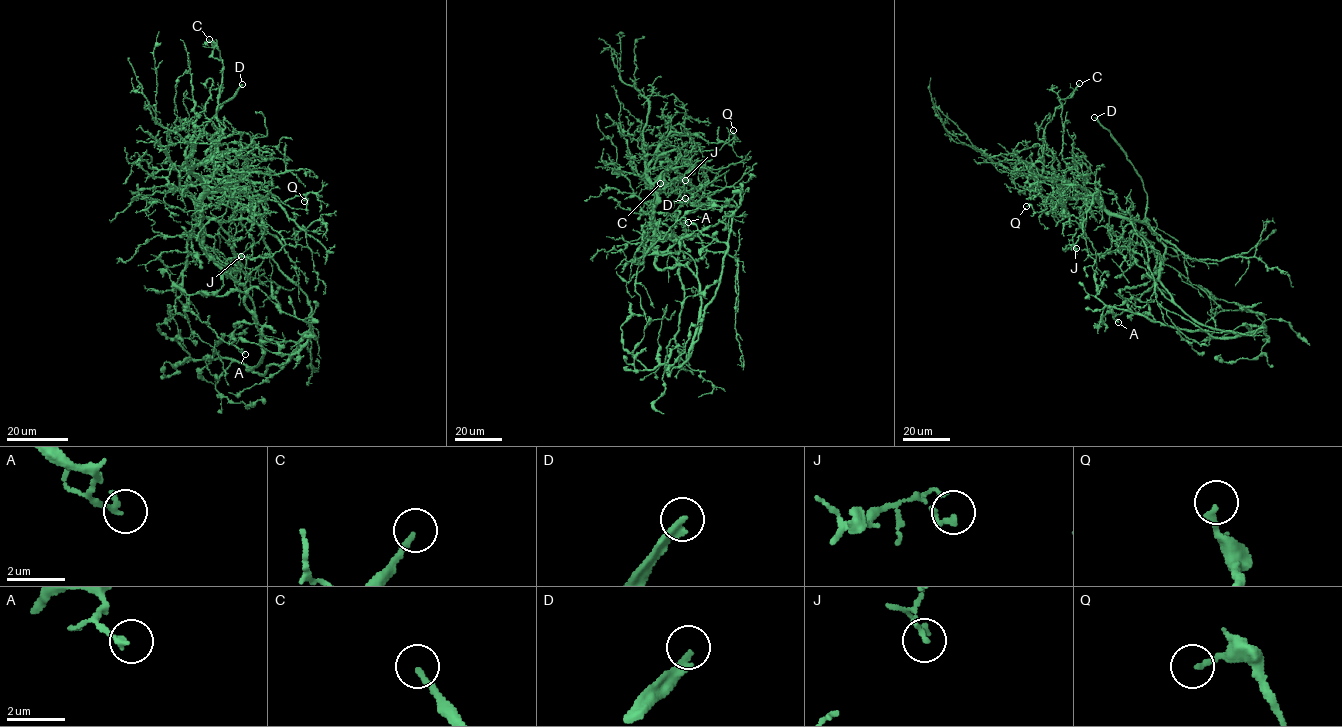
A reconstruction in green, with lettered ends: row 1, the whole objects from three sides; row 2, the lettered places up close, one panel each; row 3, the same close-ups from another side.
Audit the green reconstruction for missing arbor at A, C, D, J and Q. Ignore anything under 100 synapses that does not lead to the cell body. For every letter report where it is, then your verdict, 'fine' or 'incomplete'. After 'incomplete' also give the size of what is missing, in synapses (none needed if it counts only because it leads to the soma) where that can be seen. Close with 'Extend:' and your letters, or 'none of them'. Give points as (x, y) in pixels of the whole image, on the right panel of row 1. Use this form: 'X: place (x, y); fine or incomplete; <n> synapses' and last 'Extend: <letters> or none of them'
A: place (1118, 322); fine
C: place (1079, 83); fine
D: place (1094, 117); incomplete
J: place (1076, 248); fine
Q: place (1026, 206); fine
Extend: D

